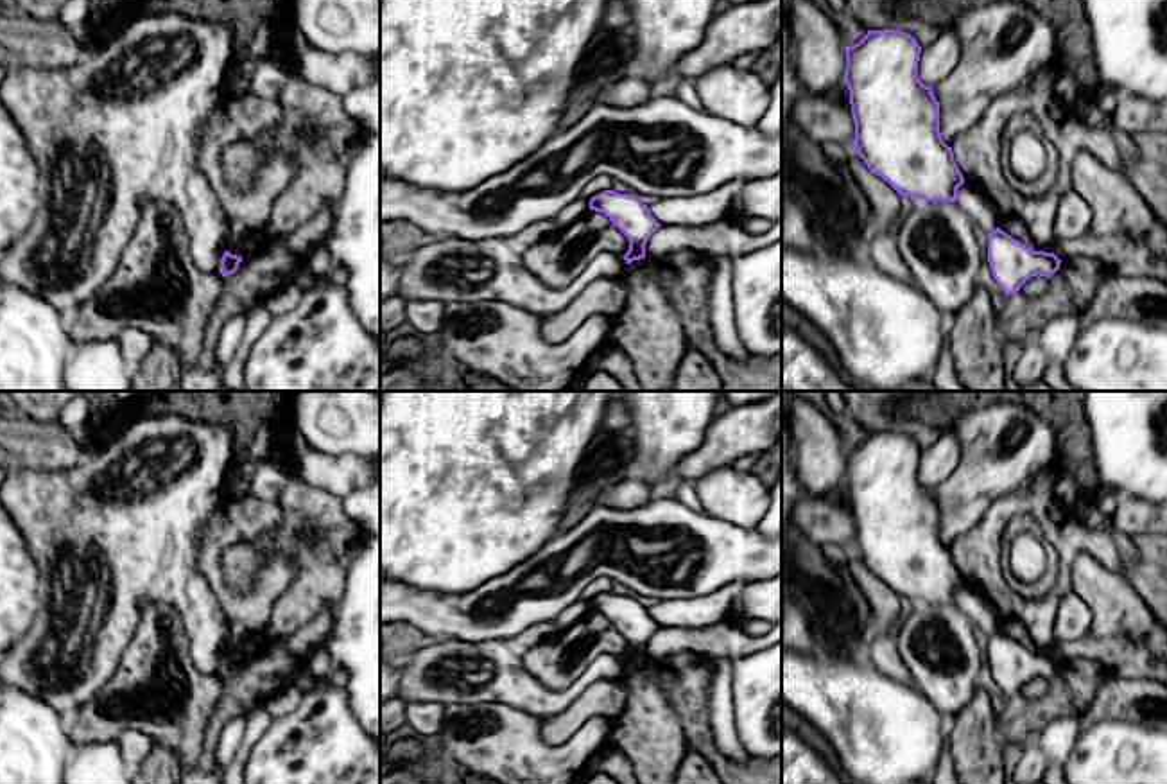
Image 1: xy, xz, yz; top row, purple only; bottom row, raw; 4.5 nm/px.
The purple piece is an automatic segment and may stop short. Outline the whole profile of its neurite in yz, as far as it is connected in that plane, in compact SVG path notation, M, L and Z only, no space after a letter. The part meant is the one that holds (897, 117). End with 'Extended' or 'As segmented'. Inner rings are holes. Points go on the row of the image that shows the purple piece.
M868 30L844 50L857 154L900 196L955 203L964 178L941 138L932 86L918 79L918 41L903 30Z. As segmented

